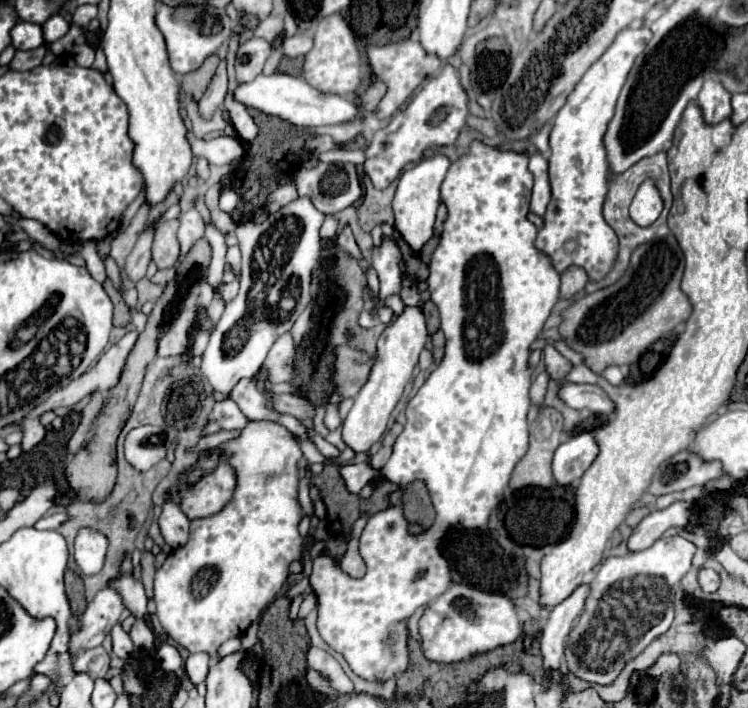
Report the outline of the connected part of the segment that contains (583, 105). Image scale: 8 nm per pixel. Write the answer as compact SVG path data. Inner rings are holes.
M634 23L622 29L606 53L584 73L576 89L570 93L566 105L558 111L552 123L550 135L550 185L552 201L544 215L544 227L538 233L536 247L552 257L556 271L564 271L570 265L584 267L588 277L598 281L614 265L618 255L618 237L602 217L602 205L608 191L608 161L602 137L606 125L614 117L614 105L626 77L646 43L652 39L652 31L644 23ZM572 241L572 247L566 245Z

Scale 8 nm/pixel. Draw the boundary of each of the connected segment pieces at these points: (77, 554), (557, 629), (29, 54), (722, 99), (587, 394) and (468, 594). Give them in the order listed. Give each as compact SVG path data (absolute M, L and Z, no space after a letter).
M82 527L74 539L74 559L84 575L96 575L104 567L108 537L92 527Z
M580 585L564 603L556 605L542 629L542 639L540 639L540 655L544 663L546 677L540 683L542 691L548 691L552 687L552 673L560 669L562 663L562 653L564 653L564 641L578 619L578 615L584 609L584 601L588 595L588 585Z
M32 49L32 51L16 51L12 63L10 63L10 69L16 69L16 71L28 71L28 69L34 69L42 63L42 57L44 57L44 51L42 49Z
M708 79L698 95L698 105L702 107L706 123L720 123L730 117L730 91L714 79Z
M560 385L560 397L572 409L590 409L600 415L614 413L614 401L598 385Z
M452 583L424 609L418 629L426 659L454 663L516 641L522 631L522 623L514 603L508 597L484 593L462 583Z

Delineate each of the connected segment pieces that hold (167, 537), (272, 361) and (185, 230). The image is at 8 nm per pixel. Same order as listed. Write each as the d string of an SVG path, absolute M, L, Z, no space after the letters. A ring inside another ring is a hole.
M164 495L164 505L162 505L162 513L158 517L158 525L162 531L164 541L176 549L182 547L188 541L188 533L190 533L190 521L188 517L182 513L182 509L170 499L170 495Z
M284 333L282 337L278 337L278 341L272 345L266 361L262 363L262 371L266 373L266 377L256 381L258 391L264 395L266 405L272 409L272 401L274 401L274 391L268 389L264 383L270 381L272 385L278 383L290 383L294 379L294 363L296 363L296 347L294 347L294 339L290 333Z
M190 209L178 217L180 227L178 227L178 241L182 247L182 255L188 253L188 249L204 237L204 219L196 209Z

